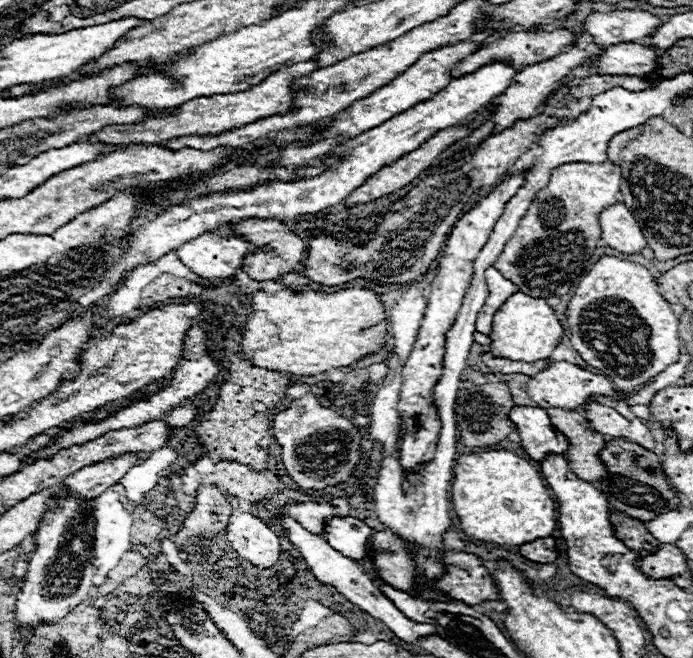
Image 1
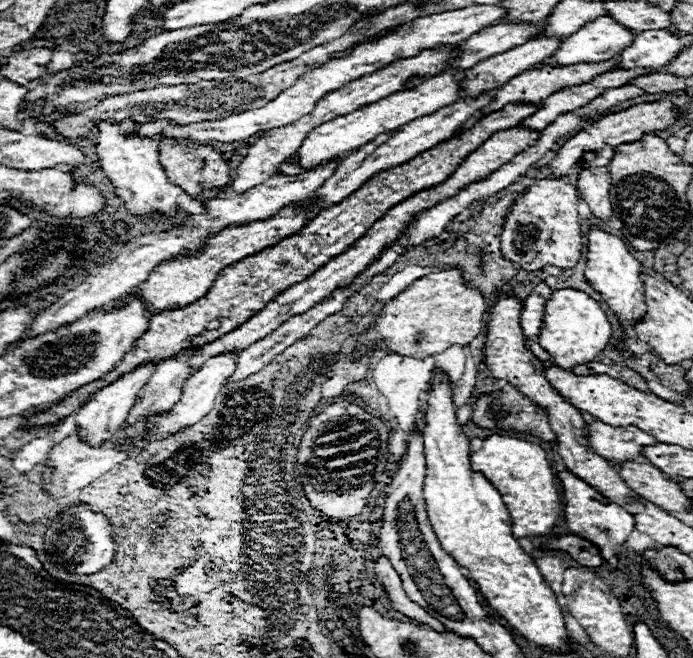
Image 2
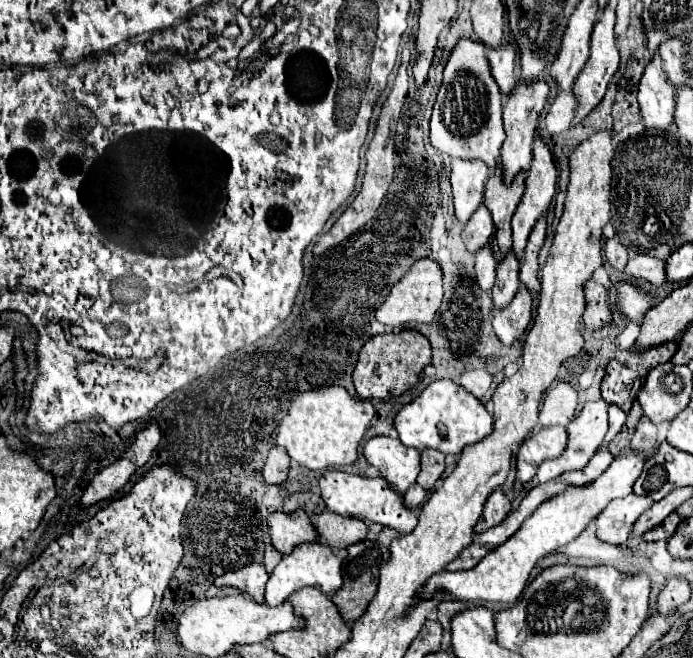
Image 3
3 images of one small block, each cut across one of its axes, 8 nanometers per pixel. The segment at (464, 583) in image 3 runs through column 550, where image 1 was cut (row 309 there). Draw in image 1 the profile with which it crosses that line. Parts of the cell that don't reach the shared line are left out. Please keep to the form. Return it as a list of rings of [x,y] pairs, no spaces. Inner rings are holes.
[[[516,292],[502,304],[502,308],[496,310],[496,316],[492,318],[492,332],[488,336],[492,340],[494,356],[510,358],[514,362],[536,362],[550,358],[562,334],[564,328],[544,298],[530,298],[522,292]]]

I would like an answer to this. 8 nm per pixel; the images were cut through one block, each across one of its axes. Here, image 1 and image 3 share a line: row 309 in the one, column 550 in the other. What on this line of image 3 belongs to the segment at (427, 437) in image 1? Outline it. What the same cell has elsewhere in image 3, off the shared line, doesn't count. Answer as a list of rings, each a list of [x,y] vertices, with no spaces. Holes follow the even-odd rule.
[[[548,426],[526,438],[516,456],[516,476],[520,482],[530,482],[544,460],[558,458],[566,448],[566,430]]]

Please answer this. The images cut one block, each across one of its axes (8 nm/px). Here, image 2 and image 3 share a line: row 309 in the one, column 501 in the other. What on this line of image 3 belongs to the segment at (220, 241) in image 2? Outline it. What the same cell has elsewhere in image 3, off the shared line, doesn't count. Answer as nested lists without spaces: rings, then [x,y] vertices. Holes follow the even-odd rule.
[[[518,82],[508,100],[504,102],[504,130],[506,140],[500,150],[500,168],[504,176],[504,184],[510,184],[516,174],[526,172],[532,160],[532,142],[536,136],[538,114],[548,100],[548,84],[546,82]]]

